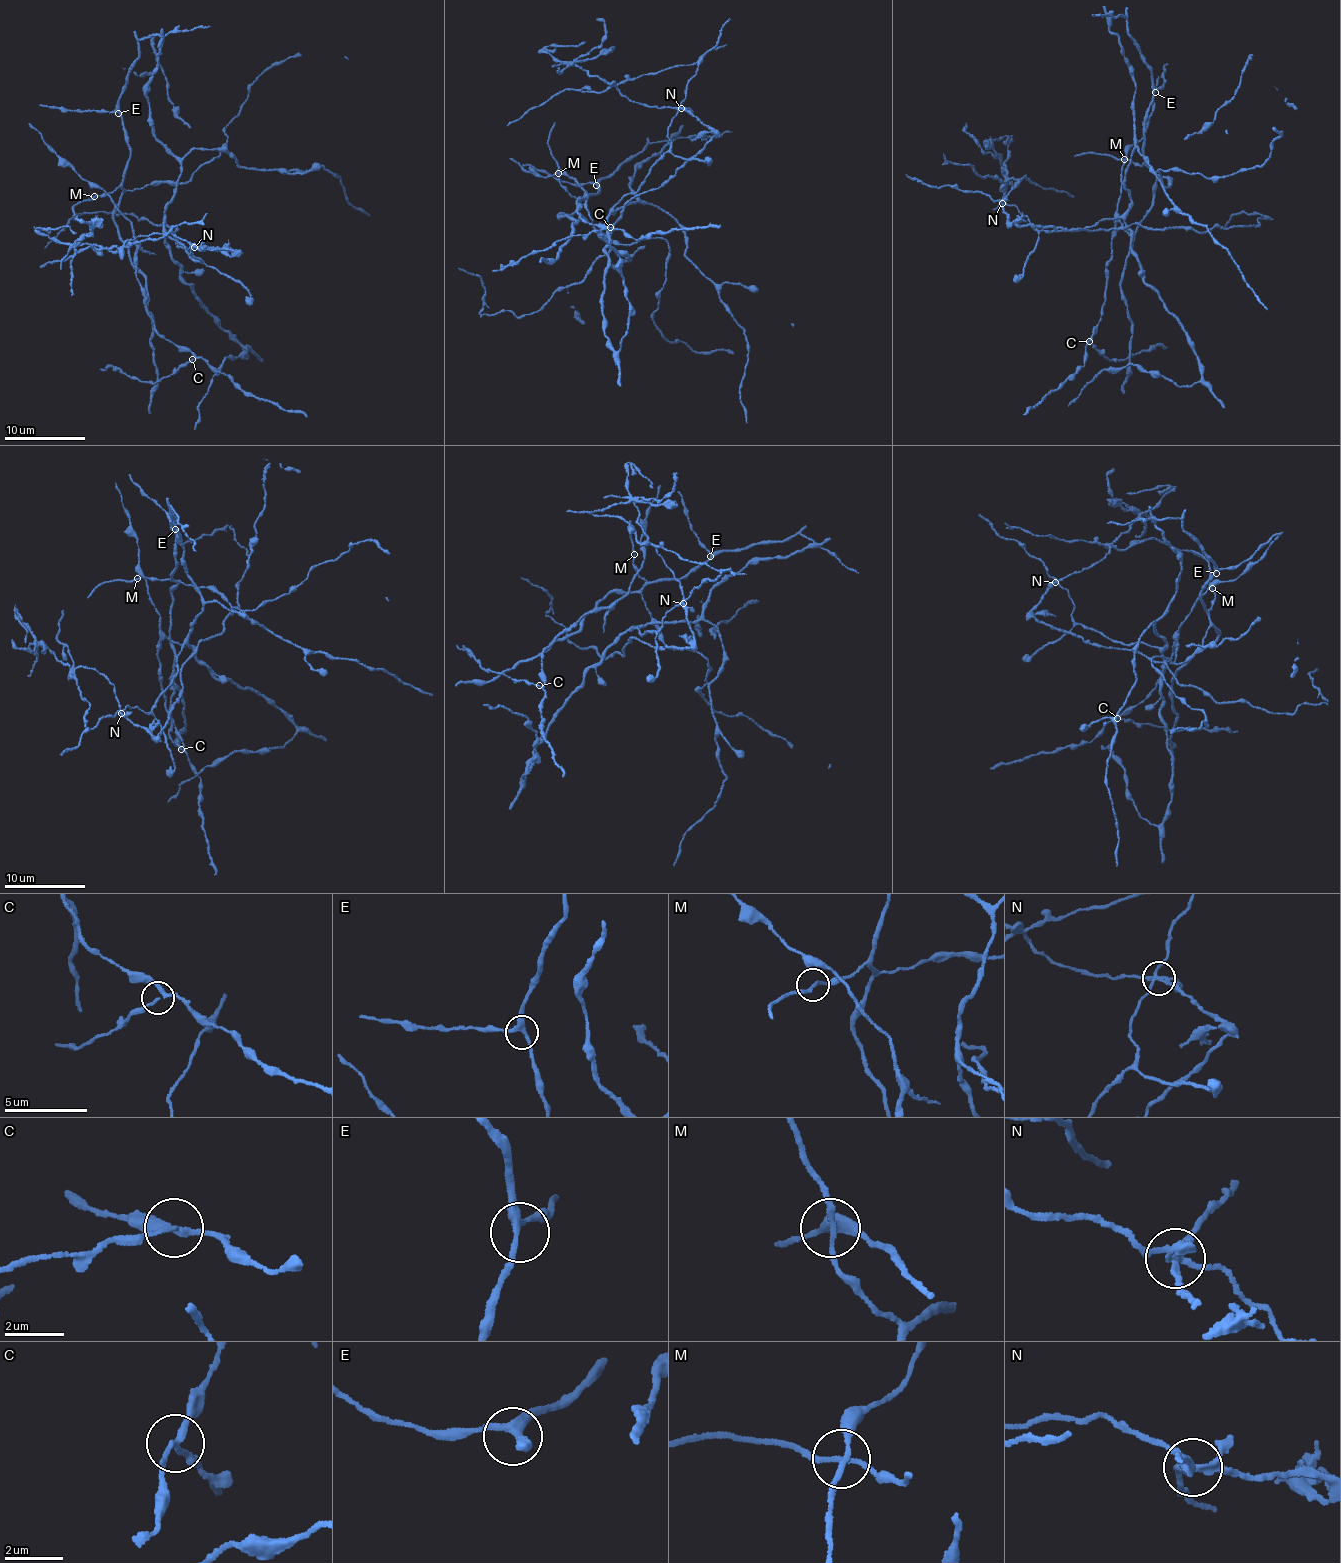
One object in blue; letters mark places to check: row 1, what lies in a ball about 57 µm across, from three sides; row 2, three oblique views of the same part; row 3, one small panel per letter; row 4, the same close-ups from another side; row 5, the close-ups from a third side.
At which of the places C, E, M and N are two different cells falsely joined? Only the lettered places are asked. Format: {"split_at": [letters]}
{"split_at": ["C", "N"]}

